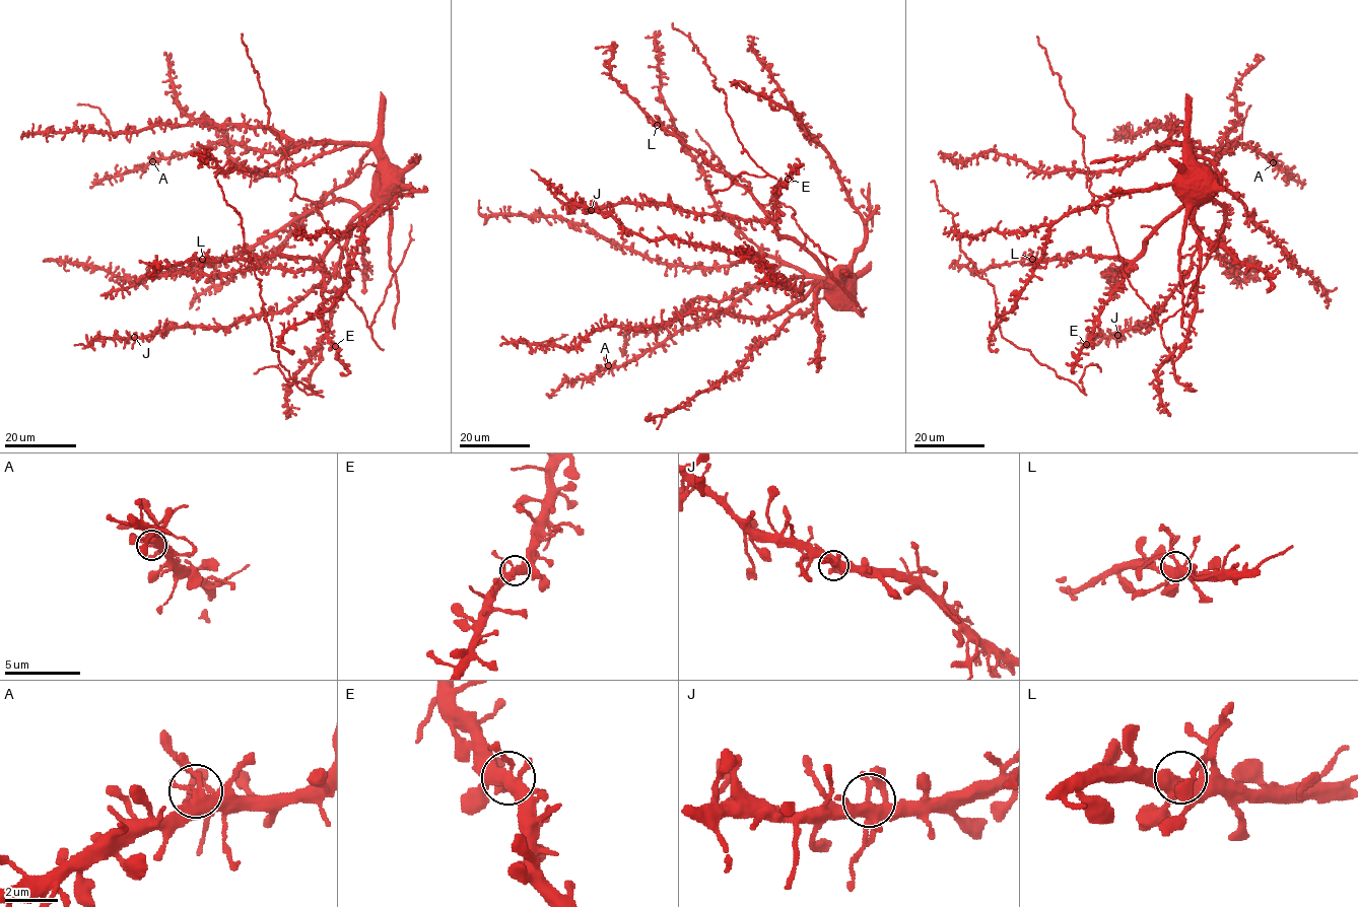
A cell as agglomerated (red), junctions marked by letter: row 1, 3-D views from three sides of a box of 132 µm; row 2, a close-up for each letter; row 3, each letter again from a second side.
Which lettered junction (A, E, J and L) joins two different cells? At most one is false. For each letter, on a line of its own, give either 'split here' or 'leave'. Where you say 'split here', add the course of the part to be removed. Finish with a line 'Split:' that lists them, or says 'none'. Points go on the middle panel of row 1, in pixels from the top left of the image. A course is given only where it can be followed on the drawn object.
A: leave
E: leave
J: leave
L: leave
Split: none

